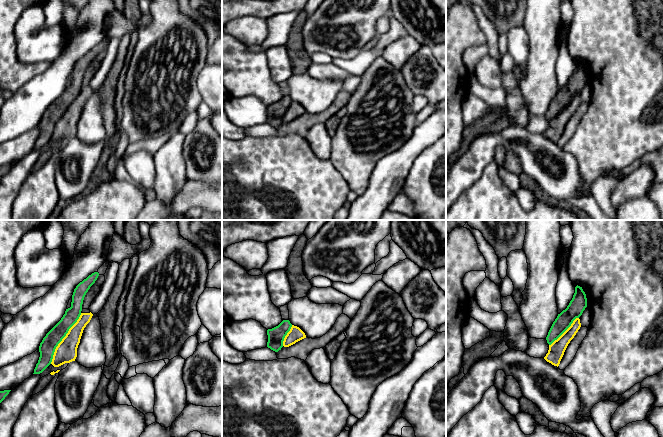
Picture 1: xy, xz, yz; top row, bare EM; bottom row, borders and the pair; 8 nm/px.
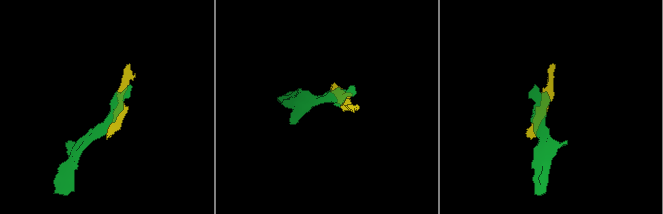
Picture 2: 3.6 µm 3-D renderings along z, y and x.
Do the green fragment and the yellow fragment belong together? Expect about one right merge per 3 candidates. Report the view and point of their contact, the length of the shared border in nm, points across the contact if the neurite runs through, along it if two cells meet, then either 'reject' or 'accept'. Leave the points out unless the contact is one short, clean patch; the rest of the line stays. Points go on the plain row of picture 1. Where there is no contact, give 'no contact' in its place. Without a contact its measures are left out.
contact xy (63, 113); length 480 nm; reject

